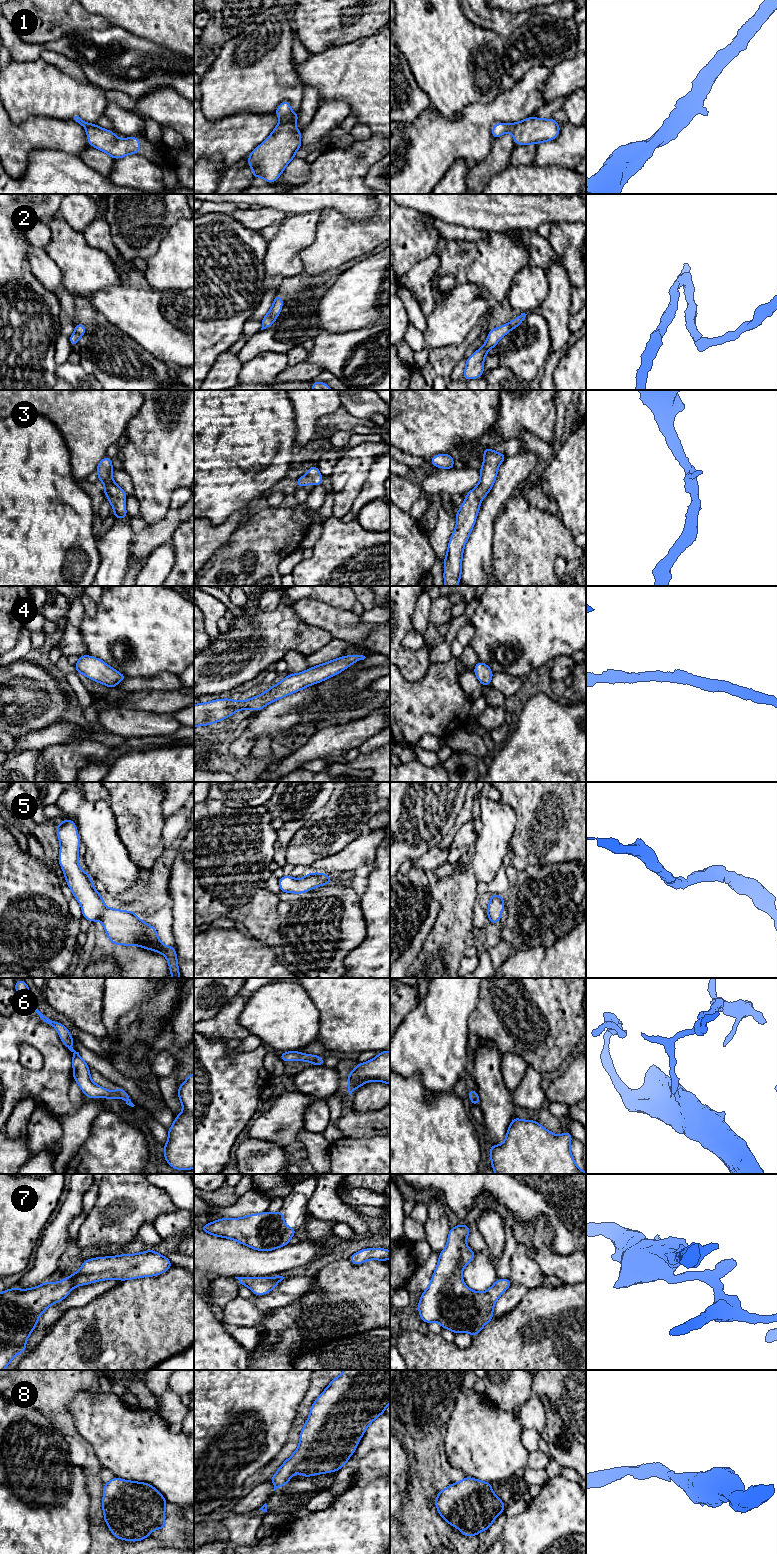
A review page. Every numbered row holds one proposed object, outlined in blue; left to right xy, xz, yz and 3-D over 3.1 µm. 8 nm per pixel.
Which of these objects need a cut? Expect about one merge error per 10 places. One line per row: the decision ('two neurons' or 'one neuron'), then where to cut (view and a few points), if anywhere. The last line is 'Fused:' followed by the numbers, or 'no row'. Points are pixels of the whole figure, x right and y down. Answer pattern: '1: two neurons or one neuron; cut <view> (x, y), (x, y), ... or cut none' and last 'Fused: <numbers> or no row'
1: one neuron; cut none
2: one neuron; cut none
3: one neuron; cut none
4: one neuron; cut none
5: one neuron; cut none
6: one neuron; cut none
7: one neuron; cut none
8: one neuron; cut none
Fused: no row

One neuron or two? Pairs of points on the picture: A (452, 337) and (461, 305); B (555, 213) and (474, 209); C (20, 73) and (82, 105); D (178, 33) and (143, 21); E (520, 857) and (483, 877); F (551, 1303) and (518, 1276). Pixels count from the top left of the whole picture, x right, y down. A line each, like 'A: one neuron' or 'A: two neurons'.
A: one neuron
B: one neuron
C: one neuron
D: one neuron
E: two neurons
F: two neurons

